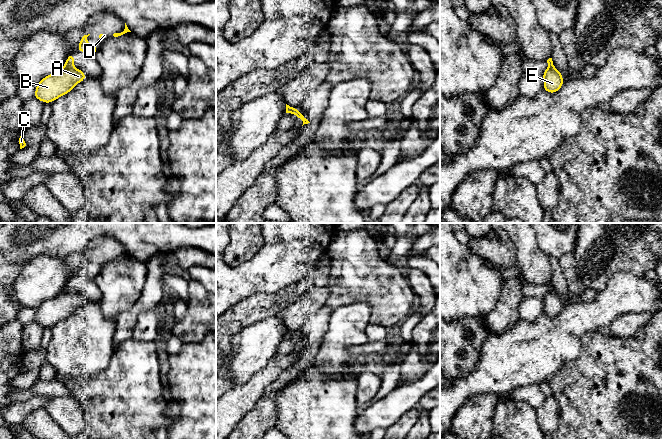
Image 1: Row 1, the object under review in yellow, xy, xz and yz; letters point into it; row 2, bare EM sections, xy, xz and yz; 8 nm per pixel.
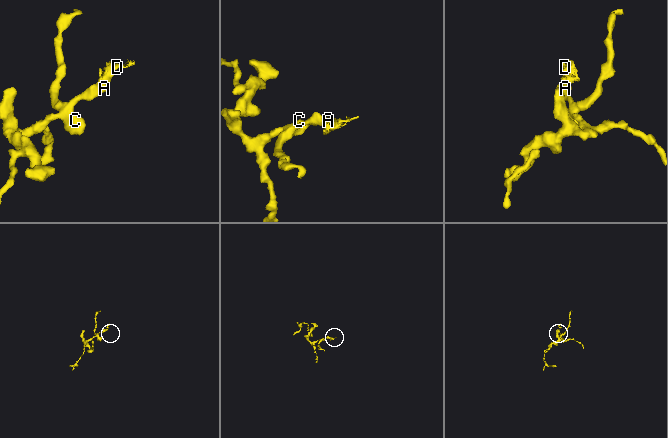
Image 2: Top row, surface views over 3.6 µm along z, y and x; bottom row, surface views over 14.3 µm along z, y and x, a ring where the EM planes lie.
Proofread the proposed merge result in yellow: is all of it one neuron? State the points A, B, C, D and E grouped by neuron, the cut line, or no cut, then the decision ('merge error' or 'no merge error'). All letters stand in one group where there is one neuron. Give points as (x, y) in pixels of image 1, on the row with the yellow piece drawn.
groups A B C E / D; cut xy (64, 66), (73, 68); merge error

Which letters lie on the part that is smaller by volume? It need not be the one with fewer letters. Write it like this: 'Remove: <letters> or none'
Remove: D

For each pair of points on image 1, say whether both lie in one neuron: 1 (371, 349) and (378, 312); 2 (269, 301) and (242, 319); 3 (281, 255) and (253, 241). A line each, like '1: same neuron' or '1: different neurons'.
1: different neurons
2: same neuron
3: different neurons

